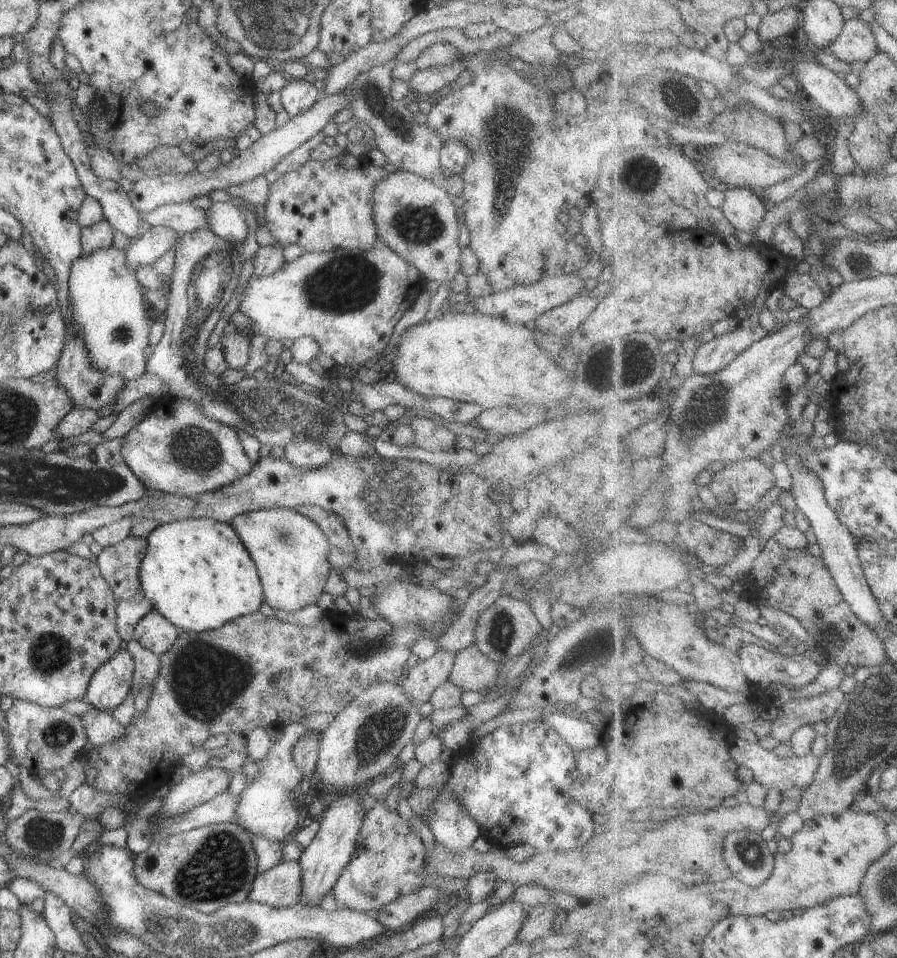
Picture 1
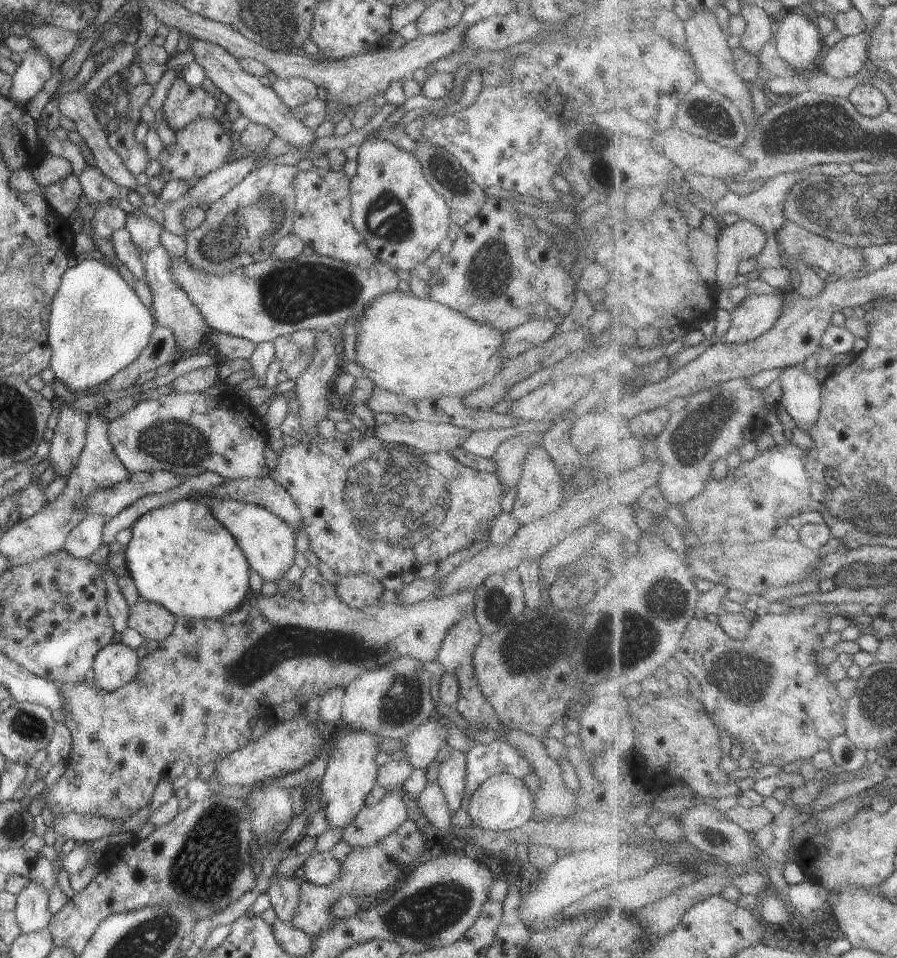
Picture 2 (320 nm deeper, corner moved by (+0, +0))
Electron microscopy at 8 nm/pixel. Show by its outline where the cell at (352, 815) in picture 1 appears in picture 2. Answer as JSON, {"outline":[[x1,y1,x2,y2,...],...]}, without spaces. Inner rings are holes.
{"outline":[[339,727,336,741,329,747,328,766,322,784,322,810,329,828,346,828,365,805,368,793,377,785,377,768,374,763,378,746,384,741,368,731,349,730]]}

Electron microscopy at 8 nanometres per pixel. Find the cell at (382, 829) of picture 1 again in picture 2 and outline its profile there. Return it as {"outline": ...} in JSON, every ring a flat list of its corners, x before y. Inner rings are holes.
{"outline":[[396,785,372,806,364,805,356,818,343,828,342,840,354,850,369,847,382,837,394,832,408,819,406,804,402,801,403,785]]}

